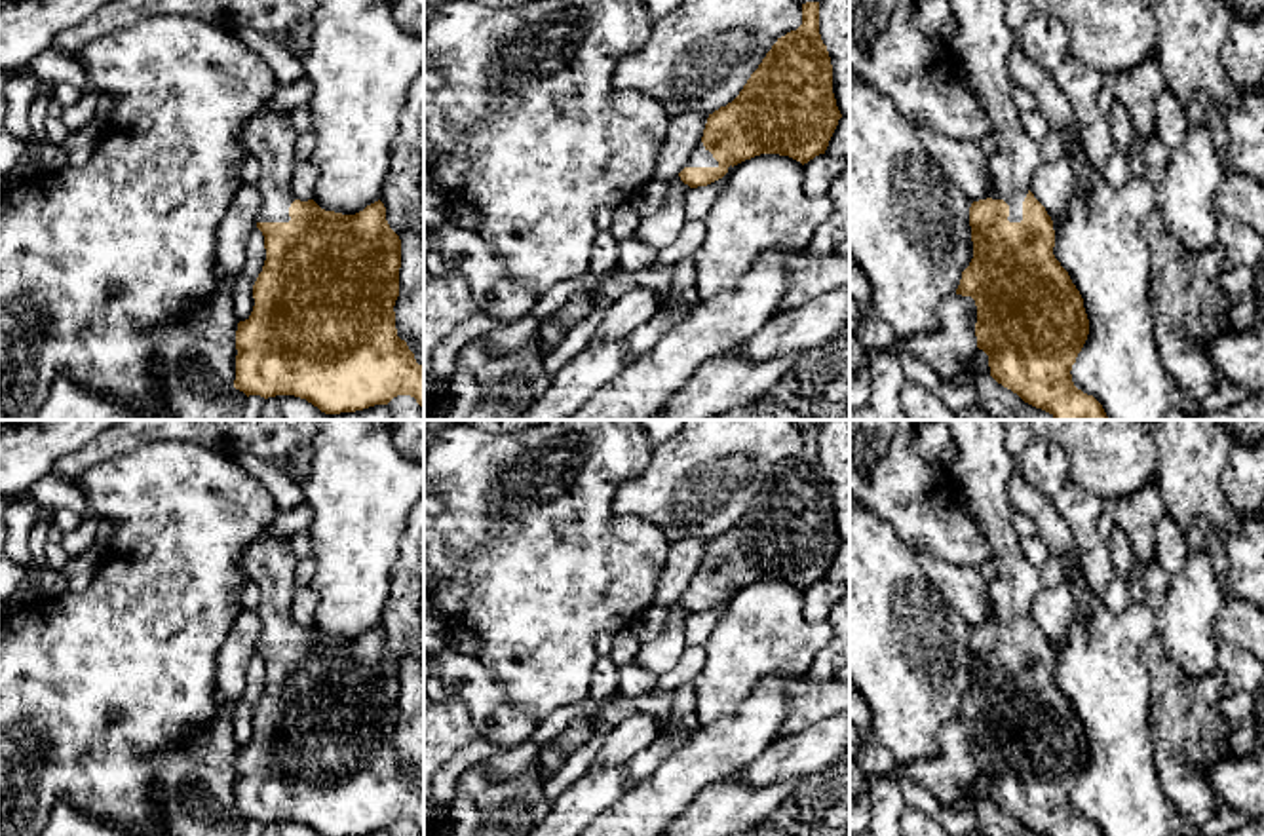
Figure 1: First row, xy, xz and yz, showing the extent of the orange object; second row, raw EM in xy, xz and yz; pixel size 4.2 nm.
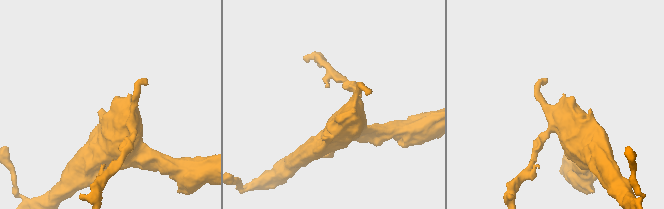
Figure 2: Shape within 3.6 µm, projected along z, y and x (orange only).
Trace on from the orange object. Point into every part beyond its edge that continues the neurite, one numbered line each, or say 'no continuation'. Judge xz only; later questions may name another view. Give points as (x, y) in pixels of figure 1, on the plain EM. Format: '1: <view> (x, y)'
1: xz (700, 582)

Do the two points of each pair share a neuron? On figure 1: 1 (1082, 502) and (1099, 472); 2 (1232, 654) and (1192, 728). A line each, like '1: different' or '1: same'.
1: different
2: different

